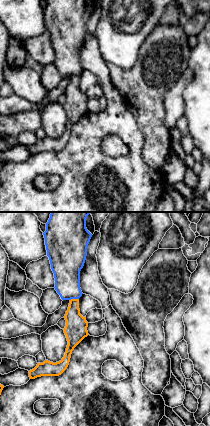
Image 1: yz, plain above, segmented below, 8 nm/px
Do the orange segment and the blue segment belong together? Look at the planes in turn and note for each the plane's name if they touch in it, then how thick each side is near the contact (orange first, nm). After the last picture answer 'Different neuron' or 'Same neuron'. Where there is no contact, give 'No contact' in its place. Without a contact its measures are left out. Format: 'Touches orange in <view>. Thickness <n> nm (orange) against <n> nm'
Touches orange in yz. Thickness 180 nm (orange) against 220 nm

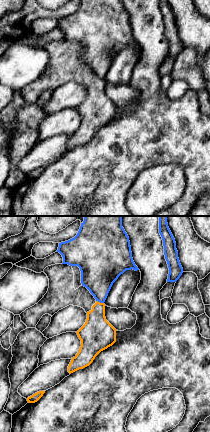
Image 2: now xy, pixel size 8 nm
Touches orange in xy. Thickness 260 nm (orange) against 300 nm

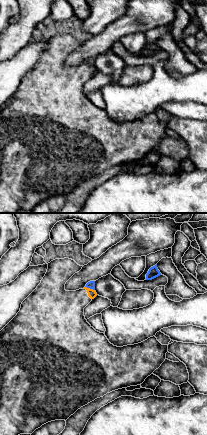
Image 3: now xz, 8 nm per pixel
Touches orange in xz. Thickness 70 nm (orange) against 60 nm

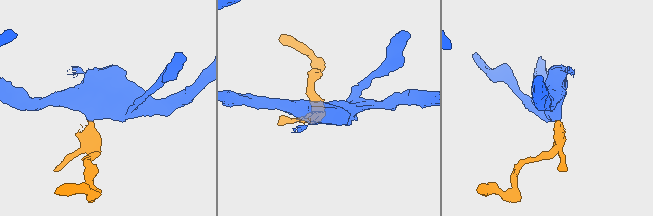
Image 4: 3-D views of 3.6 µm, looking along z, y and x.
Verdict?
Different neuron

